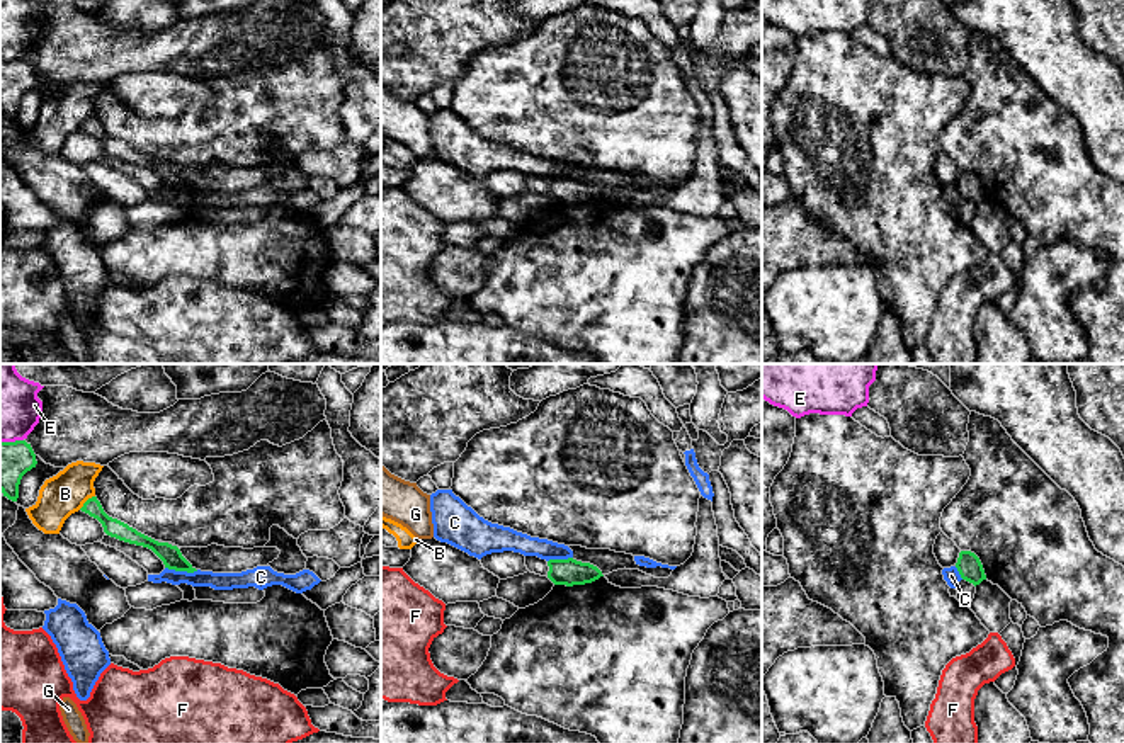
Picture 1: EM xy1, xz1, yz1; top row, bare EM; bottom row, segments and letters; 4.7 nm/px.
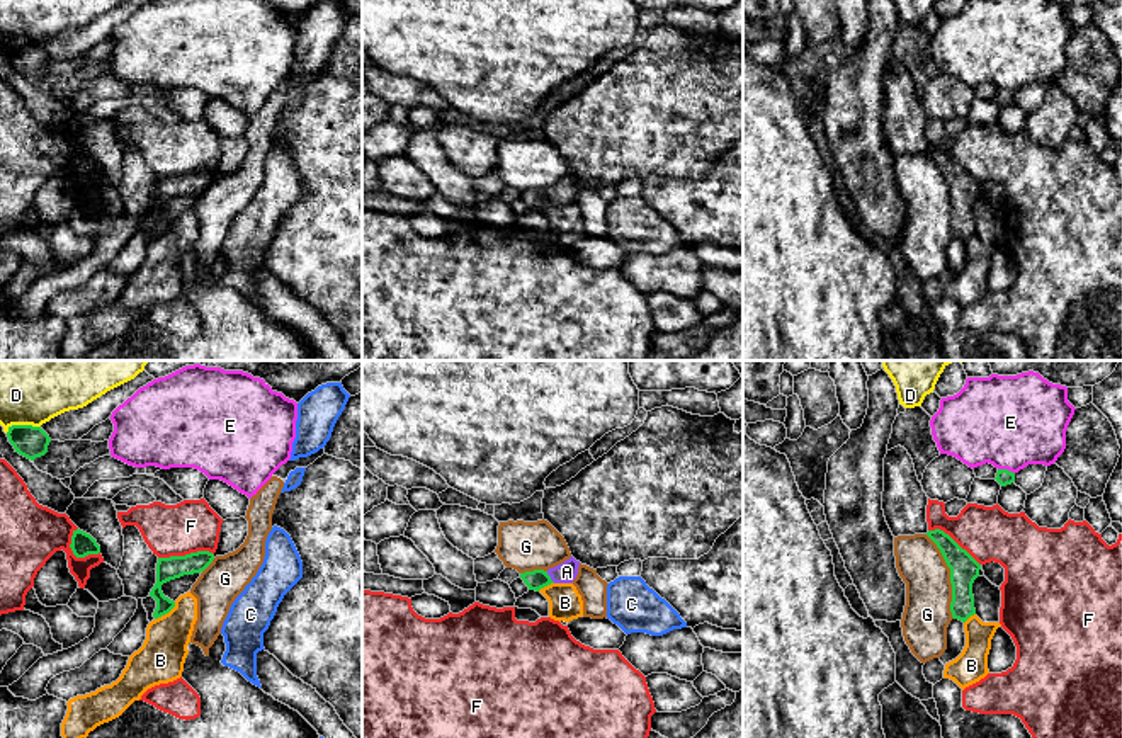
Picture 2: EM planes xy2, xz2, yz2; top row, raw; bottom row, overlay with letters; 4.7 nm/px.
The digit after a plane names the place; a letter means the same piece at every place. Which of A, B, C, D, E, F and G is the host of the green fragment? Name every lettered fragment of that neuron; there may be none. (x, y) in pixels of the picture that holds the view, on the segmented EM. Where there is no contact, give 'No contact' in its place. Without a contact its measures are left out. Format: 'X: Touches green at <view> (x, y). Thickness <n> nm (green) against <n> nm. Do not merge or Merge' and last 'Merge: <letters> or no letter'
A: Touches green at xz2 (549, 577). Thickness 90 nm (green) against 100 nm. Merge
B: Touches green at xy2 (165, 613). Thickness 110 nm (green) against 220 nm. Do not merge
C: Touches green at xy1 (182, 570). Thickness 100 nm (green) against 80 nm. Do not merge
D: Touches green at xy2 (22, 425). Thickness 150 nm (green) against 400 nm. Do not merge
E: Touches green at yz2 (1007, 470). Thickness 80 nm (green) against 440 nm. Do not merge
F: Touches green at xy2 (186, 555). Thickness 110 nm (green) against 240 nm. Do not merge
G: Touches green at yz2 (951, 577). Thickness 140 nm (green) against 220 nm. Do not merge
Merge: A

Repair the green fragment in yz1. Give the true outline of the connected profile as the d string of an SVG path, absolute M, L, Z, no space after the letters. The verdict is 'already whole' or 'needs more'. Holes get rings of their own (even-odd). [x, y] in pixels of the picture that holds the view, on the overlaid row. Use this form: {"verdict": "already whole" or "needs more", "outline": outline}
{"verdict": "already whole", "outline": "M961 551L956 568L962 580L973 583L974 587L986 580L983 564L979 558L971 551Z"}

